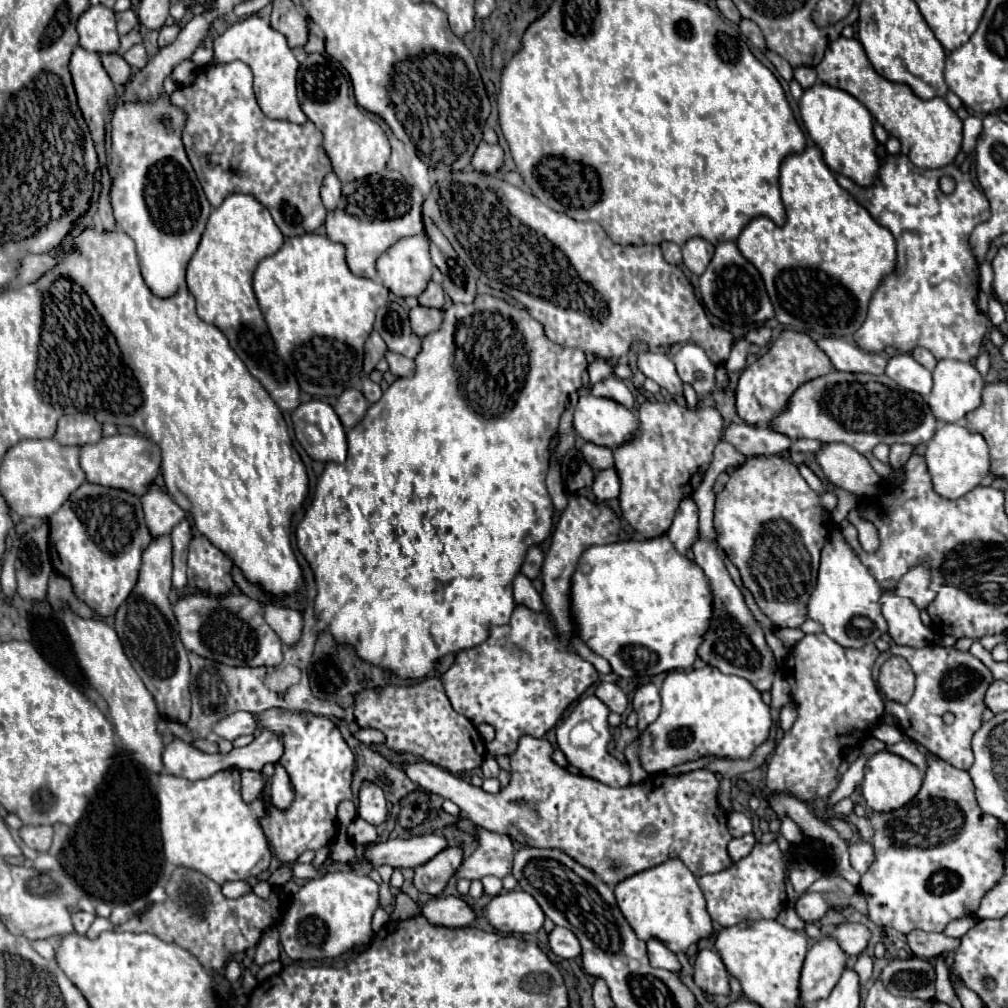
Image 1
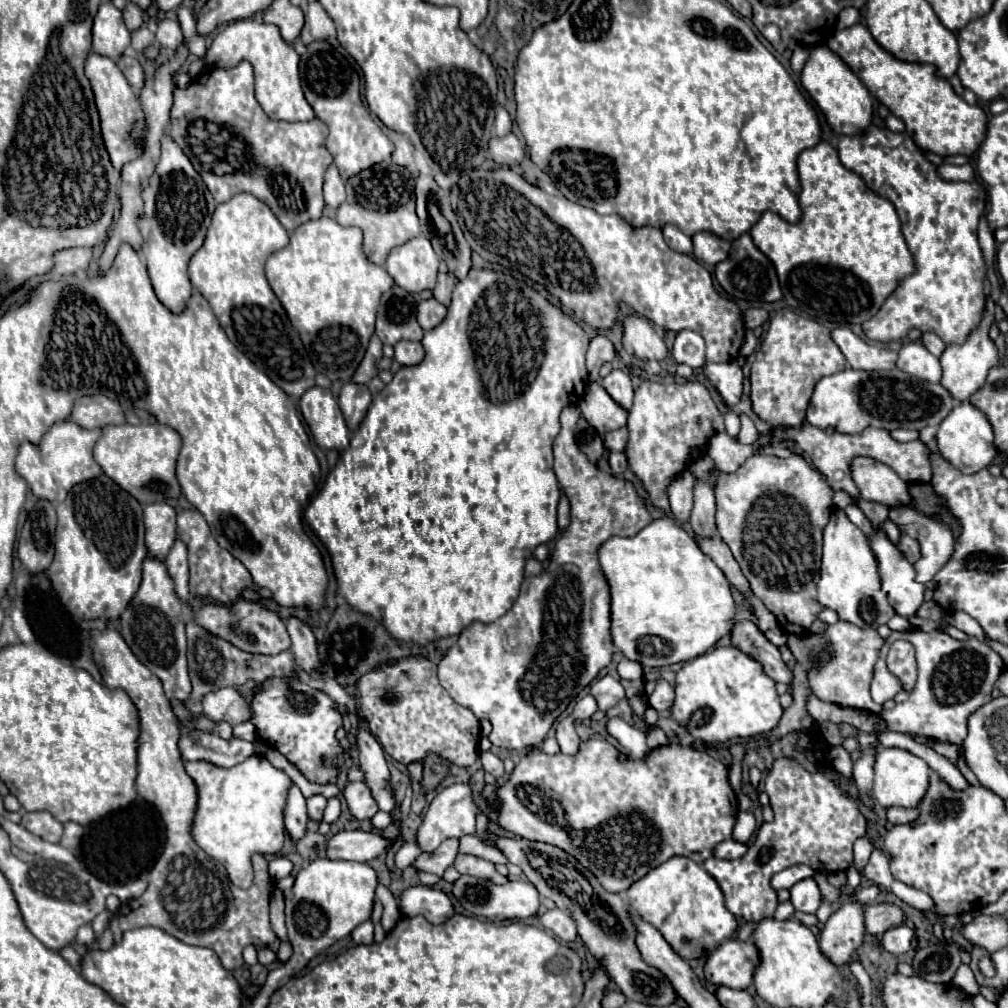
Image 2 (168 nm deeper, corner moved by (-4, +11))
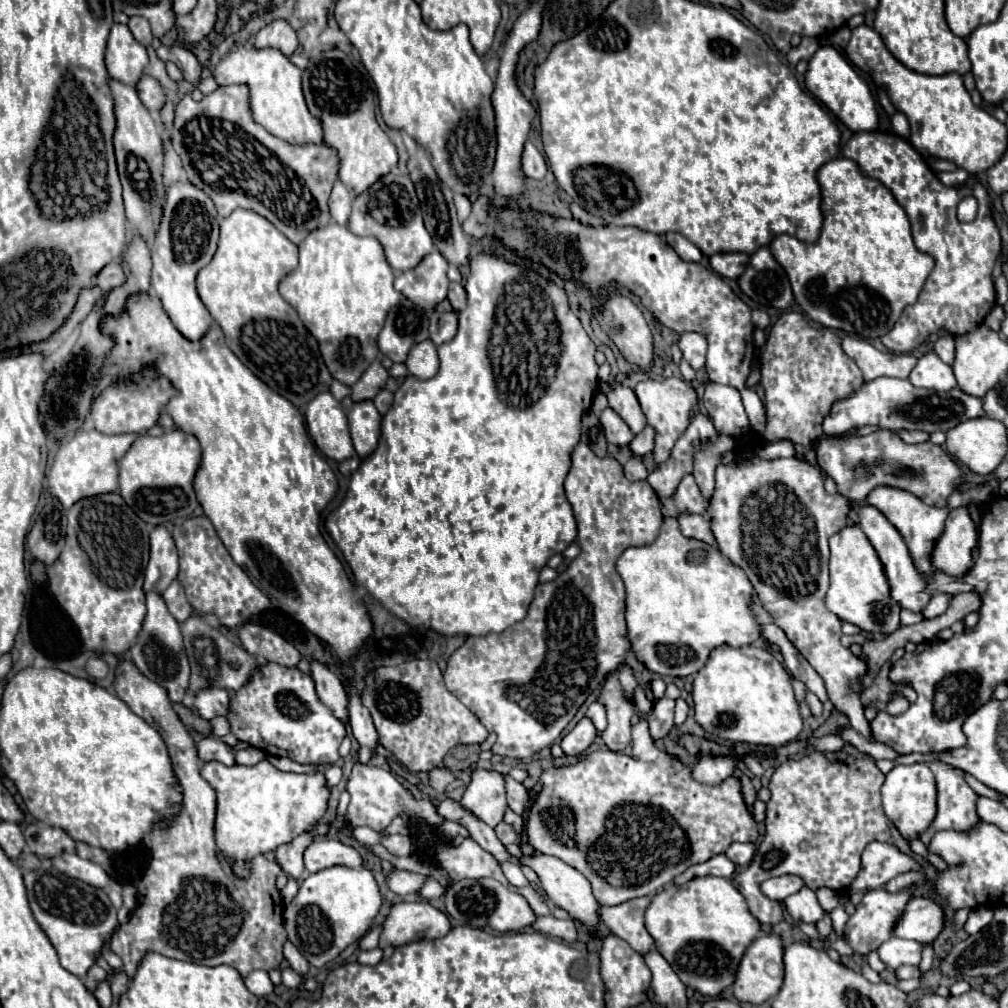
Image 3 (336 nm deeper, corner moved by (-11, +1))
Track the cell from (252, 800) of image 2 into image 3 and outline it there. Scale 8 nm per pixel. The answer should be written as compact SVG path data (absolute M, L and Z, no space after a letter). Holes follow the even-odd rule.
M262 760L254 766L224 766L220 762L206 762L202 766L202 778L210 782L210 786L218 794L218 810L216 810L216 842L224 856L234 860L234 872L236 876L248 874L248 860L276 850L282 844L288 844L294 840L294 836L300 836L304 832L310 832L320 818L328 810L328 798L330 788L326 786L324 772L314 774L292 774L292 772L280 772L270 762Z

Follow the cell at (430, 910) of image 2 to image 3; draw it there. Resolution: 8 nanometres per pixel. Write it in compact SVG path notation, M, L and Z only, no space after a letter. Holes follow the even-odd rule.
M400 902L392 906L382 924L380 948L404 946L406 942L436 940L450 932L448 916L428 902Z

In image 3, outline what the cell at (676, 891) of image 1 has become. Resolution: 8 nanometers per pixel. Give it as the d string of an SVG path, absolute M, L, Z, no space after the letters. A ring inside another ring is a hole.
M714 876L694 878L682 886L666 886L652 898L644 918L656 950L688 988L704 996L718 996L734 984L742 954L760 932L760 922L750 914L746 898L730 880Z

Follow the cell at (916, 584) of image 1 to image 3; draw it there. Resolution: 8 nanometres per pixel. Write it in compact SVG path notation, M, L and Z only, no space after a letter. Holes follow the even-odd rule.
M966 506L954 508L948 514L946 530L934 546L934 566L950 576L964 576L972 566L972 550L978 544L978 528Z

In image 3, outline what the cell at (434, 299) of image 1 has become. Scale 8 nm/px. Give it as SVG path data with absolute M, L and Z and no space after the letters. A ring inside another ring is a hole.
M452 282L450 292L448 292L448 300L454 306L454 310L460 312L466 306L466 290L464 290L464 286L458 284L458 282Z

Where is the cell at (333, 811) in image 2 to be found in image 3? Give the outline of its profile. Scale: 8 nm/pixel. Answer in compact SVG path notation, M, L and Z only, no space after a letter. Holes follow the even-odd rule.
M332 764L332 766L324 768L324 776L326 776L330 788L336 786L336 784L340 782L340 778L342 778L342 768L340 768L340 764Z

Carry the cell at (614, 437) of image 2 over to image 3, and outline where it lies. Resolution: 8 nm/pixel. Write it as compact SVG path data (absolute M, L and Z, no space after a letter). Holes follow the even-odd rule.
M646 426L640 434L634 436L634 440L630 442L630 450L634 454L638 454L638 456L644 456L644 454L652 452L654 450L654 436L656 436L654 428L652 426Z

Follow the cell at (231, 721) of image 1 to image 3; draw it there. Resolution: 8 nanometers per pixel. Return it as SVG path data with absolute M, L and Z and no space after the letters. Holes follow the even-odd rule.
M210 686L206 690L198 690L198 694L194 698L194 710L202 718L212 720L214 716L226 716L228 714L228 702L230 702L230 696L226 690Z

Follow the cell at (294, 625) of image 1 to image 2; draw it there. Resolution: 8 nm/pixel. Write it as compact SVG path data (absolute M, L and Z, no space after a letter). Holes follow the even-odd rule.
M289 616L285 620L285 626L291 636L291 652L295 654L295 660L299 662L299 666L307 672L319 670L321 664L319 664L319 656L317 656L317 644L315 644L313 630L295 616Z

